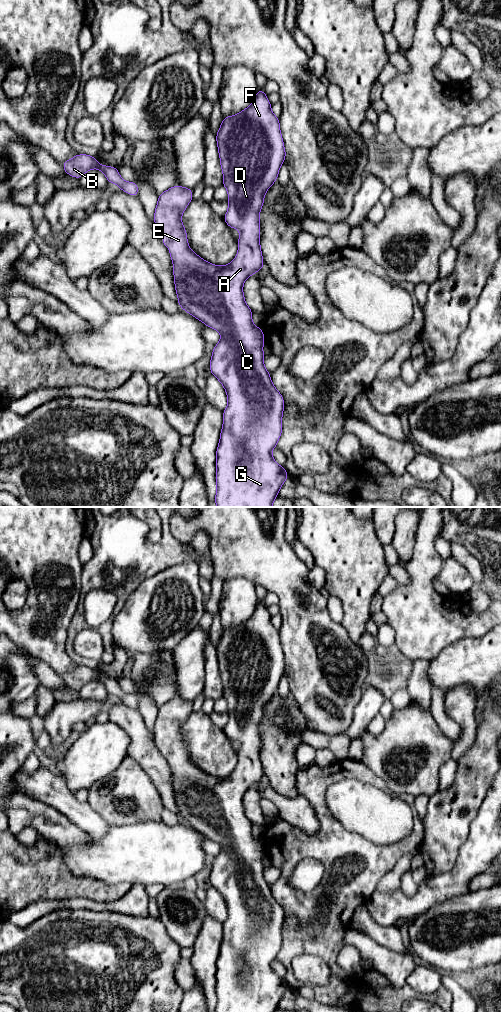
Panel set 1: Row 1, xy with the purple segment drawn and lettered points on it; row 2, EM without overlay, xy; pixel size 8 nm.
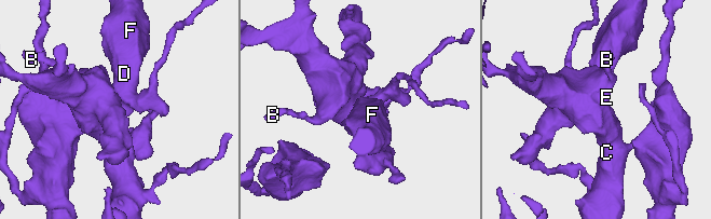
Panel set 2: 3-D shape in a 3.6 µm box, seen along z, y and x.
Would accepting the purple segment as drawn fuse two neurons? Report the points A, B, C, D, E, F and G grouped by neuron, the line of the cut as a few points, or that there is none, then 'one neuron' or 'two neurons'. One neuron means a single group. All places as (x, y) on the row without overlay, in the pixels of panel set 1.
groups A B C D E F G; cut none; one neuron

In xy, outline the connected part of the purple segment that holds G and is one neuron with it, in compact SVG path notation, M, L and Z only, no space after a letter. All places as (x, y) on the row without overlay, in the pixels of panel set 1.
M259 601L252 616L243 623L233 628L223 629L215 649L223 685L222 697L228 703L228 723L223 731L229 740L240 743L236 770L228 777L218 778L205 773L188 758L187 743L181 729L193 712L192 700L175 697L161 705L155 720L154 736L155 739L163 740L162 755L166 760L170 760L169 767L173 774L177 815L187 825L221 846L221 852L214 858L212 864L210 884L223 897L227 905L228 917L222 923L223 938L216 962L217 1003L214 1012L275 1012L283 995L289 989L285 980L278 977L271 967L282 946L284 910L273 897L270 885L264 879L264 845L262 840L253 836L253 823L247 818L243 806L243 796L246 791L264 780L260 759L260 721L264 716L264 707L277 693L279 681L286 670L280 633L273 626L271 615L264 602Z

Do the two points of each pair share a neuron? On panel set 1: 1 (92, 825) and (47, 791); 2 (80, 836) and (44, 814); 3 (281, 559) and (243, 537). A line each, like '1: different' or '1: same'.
1: same
2: same
3: same

